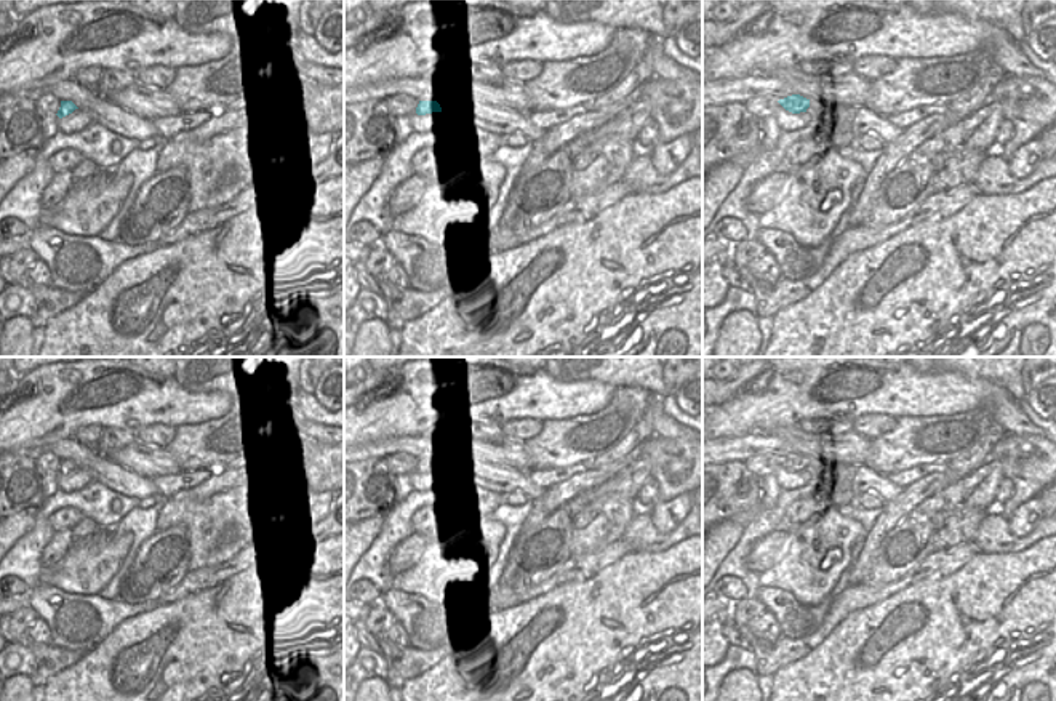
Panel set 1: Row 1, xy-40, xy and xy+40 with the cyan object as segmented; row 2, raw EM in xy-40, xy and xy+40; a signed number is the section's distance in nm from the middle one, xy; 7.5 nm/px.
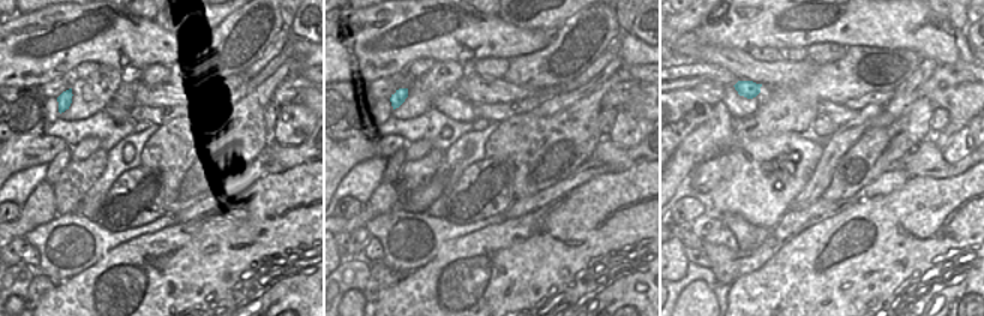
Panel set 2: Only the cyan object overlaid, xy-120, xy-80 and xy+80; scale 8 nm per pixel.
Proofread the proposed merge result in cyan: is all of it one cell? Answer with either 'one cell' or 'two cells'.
one cell

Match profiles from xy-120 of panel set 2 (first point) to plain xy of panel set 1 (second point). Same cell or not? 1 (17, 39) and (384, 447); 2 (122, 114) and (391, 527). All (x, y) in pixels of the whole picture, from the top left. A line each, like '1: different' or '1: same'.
1: different
2: different

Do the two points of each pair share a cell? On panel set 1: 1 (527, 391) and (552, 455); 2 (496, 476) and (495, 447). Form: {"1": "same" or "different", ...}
{"1": "different", "2": "different"}

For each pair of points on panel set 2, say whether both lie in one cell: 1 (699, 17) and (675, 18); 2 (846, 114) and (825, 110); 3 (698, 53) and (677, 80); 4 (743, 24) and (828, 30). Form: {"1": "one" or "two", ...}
{"1": "one", "2": "one", "3": "two", "4": "one"}

